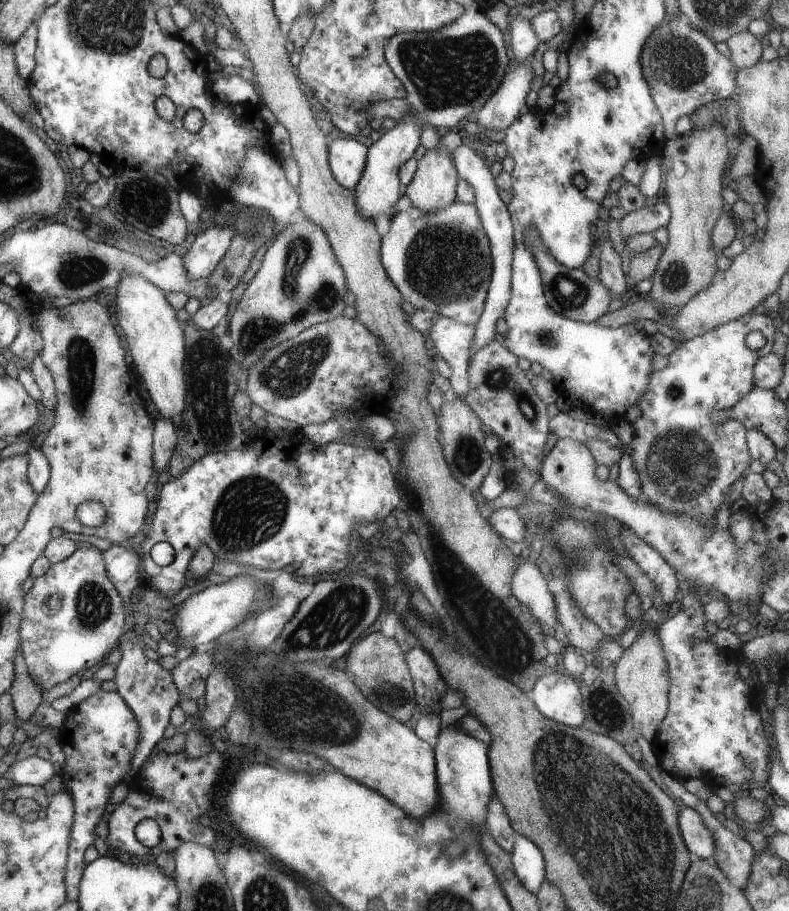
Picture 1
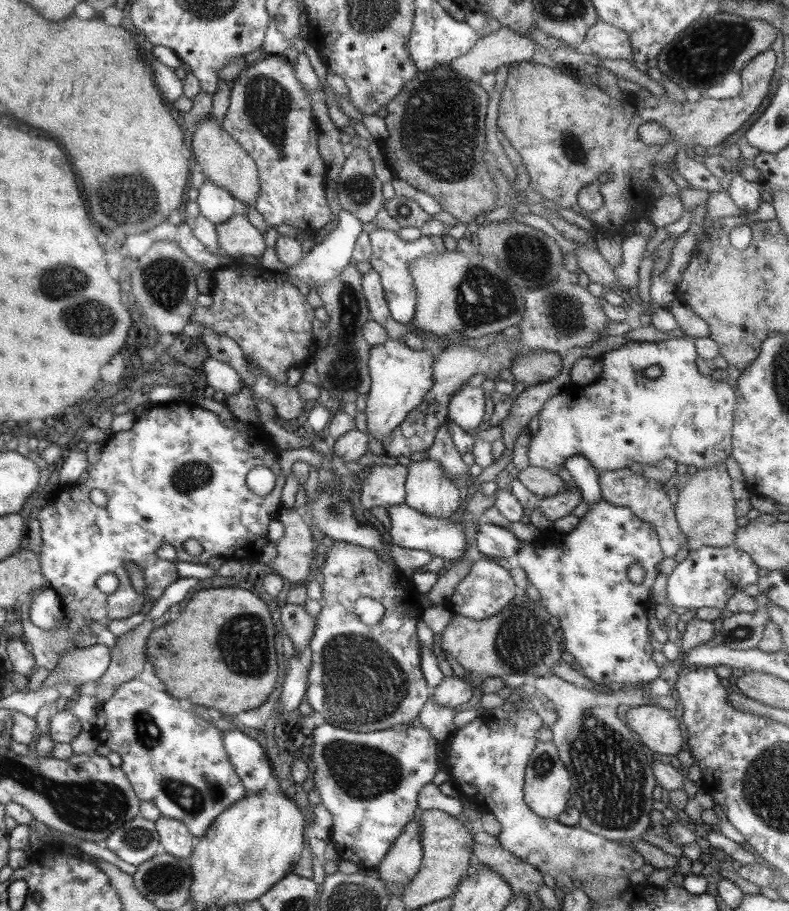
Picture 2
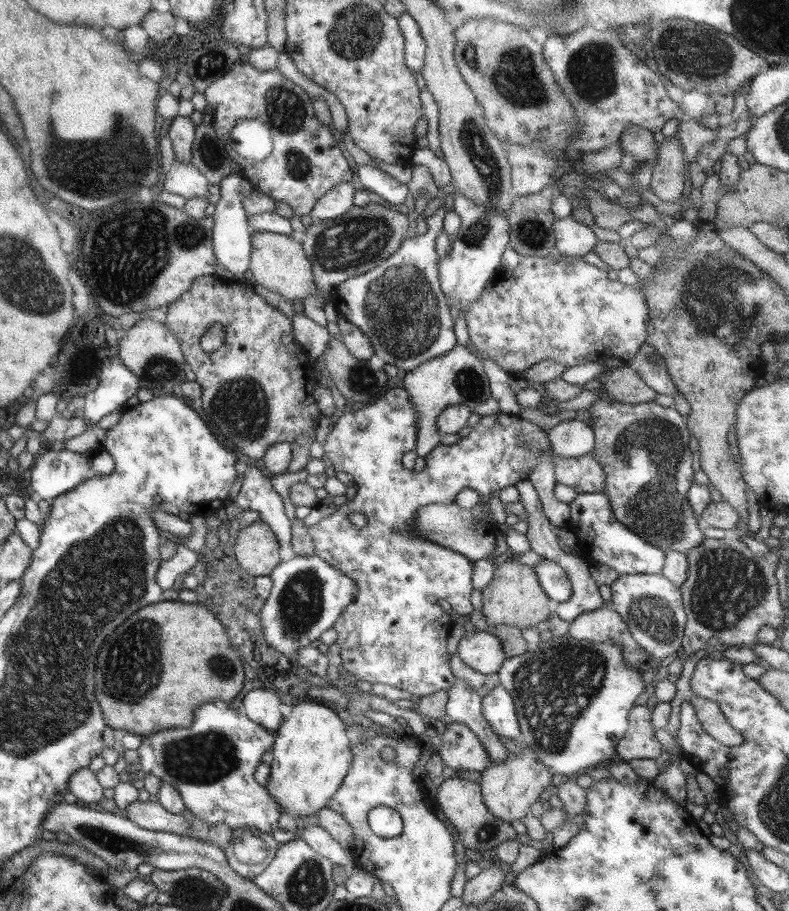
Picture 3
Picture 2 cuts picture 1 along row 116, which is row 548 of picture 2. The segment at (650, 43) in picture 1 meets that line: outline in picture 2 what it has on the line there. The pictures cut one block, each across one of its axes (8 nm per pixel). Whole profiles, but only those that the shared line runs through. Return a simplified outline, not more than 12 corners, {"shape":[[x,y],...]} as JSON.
{"shape":[[628,468],[598,475],[600,495],[647,521],[664,556],[687,540],[661,483]]}

